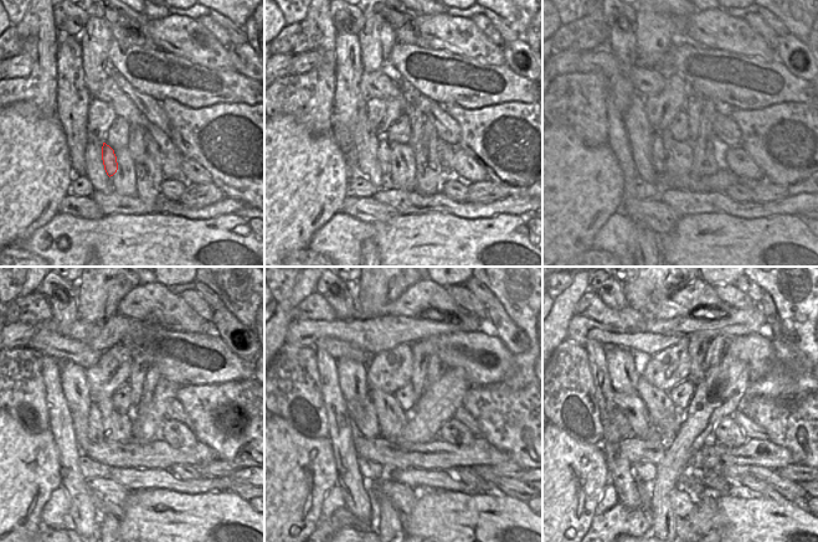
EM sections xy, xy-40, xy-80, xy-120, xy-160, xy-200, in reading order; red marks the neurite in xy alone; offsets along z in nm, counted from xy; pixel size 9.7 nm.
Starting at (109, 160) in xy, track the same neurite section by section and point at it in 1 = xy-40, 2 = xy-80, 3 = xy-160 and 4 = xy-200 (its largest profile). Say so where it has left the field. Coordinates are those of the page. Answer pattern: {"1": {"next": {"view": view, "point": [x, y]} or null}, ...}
{"1": {"next": {"view": "xy-40", "point": [384, 154]}}, "2": {"next": {"view": "xy-80", "point": [658, 150]}}, "3": {"next": {"view": "xy-160", "point": [365, 419]}}, "4": {"next": {"view": "xy-200", "point": [632, 403]}}}

